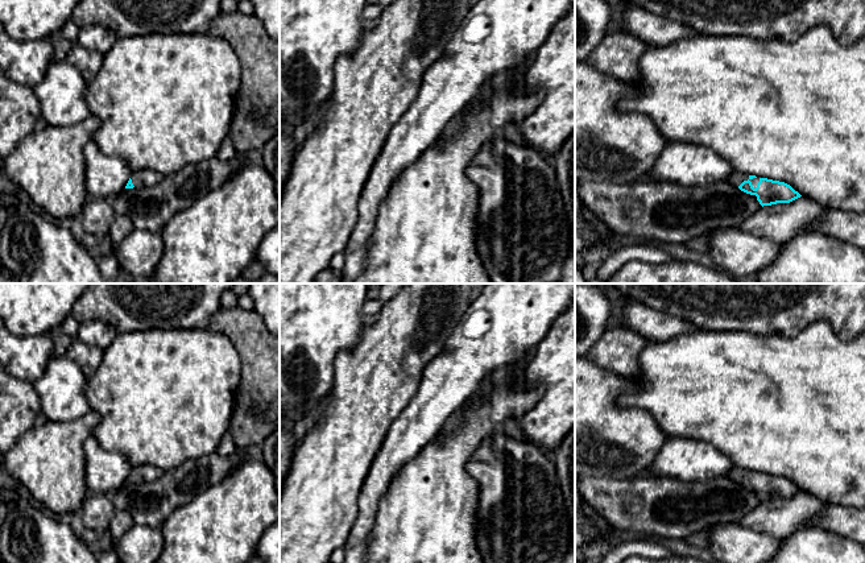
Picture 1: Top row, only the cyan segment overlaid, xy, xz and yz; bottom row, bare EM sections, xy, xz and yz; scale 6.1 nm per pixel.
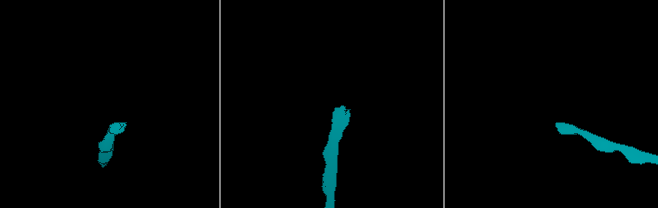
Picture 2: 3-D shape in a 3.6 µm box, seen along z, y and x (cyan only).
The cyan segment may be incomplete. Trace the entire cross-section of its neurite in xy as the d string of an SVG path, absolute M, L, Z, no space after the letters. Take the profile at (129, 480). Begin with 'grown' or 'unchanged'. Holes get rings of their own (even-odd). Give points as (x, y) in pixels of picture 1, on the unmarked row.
grown | M134 465L125 481L125 484L133 483L152 483L161 477L162 469L153 465Z

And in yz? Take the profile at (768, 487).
grown | M738 465L731 469L729 479L746 489L756 490L762 502L777 498L790 498L802 492L785 477L748 471Z

